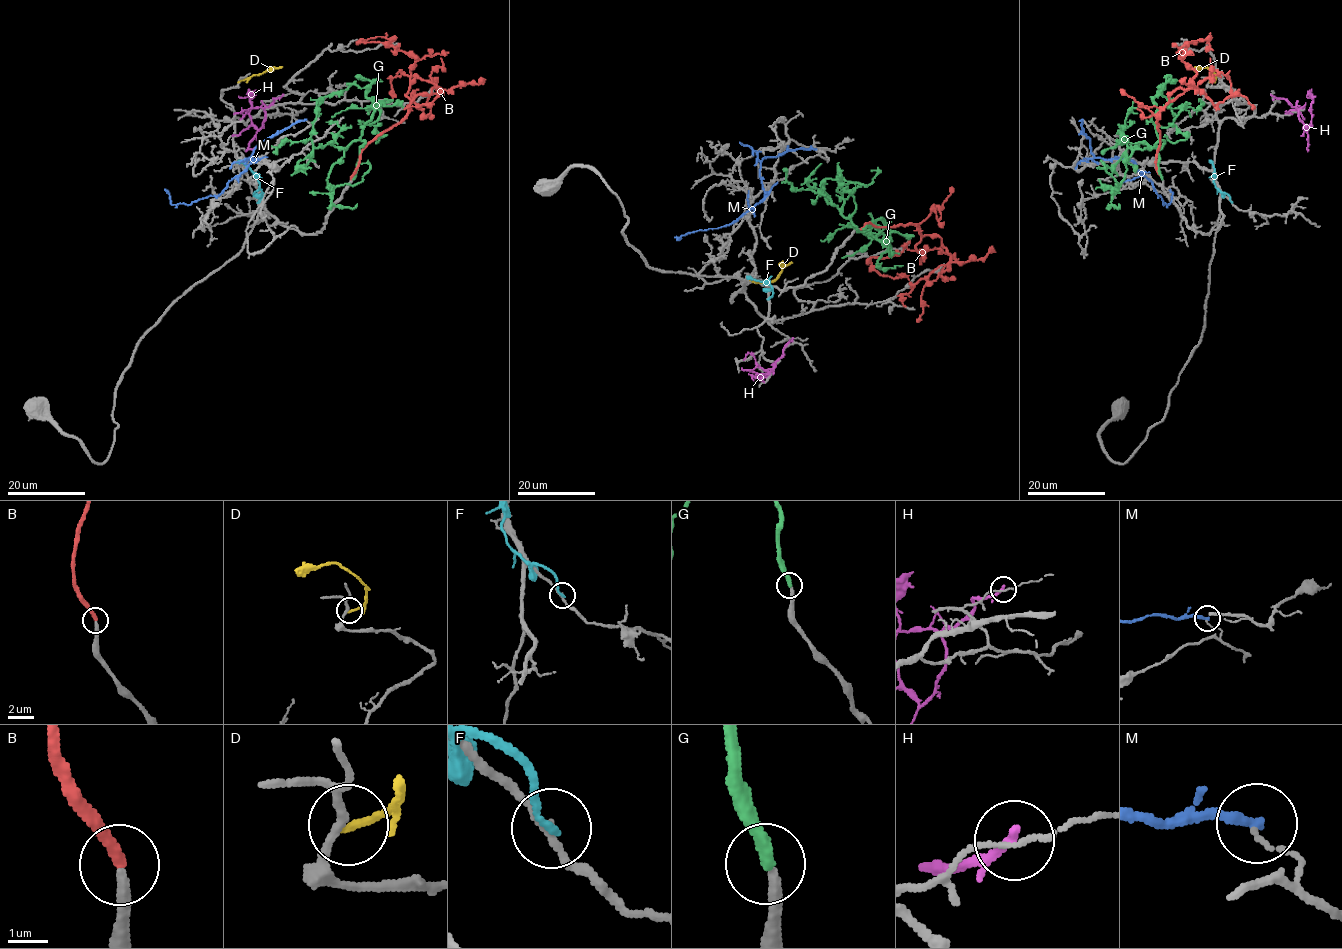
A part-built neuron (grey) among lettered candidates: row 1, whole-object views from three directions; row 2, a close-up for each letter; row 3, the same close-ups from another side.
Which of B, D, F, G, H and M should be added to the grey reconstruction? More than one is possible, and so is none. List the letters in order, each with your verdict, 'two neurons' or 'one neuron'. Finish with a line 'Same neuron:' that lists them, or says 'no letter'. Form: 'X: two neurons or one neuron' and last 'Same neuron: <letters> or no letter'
B: two neurons
D: two neurons
F: two neurons
G: two neurons
H: two neurons
M: two neurons
Same neuron: no letter

